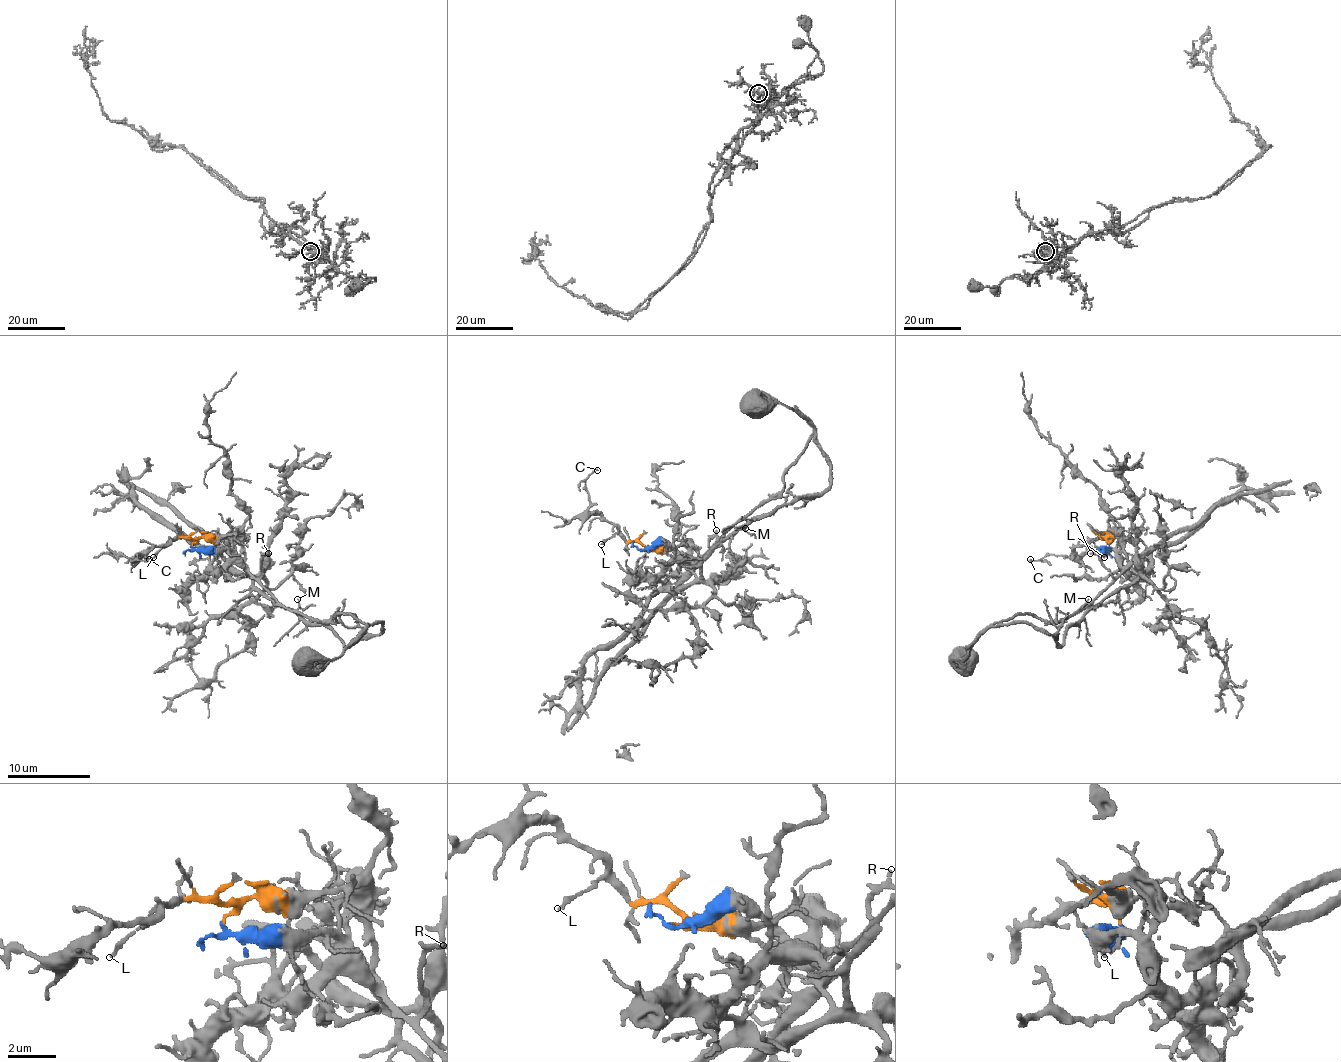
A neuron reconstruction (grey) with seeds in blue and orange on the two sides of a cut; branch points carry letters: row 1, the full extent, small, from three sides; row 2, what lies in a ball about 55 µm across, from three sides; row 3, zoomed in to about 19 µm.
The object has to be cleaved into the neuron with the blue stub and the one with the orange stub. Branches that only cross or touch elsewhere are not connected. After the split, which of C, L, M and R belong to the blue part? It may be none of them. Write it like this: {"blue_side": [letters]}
{"blue_side": ["M", "R"]}

